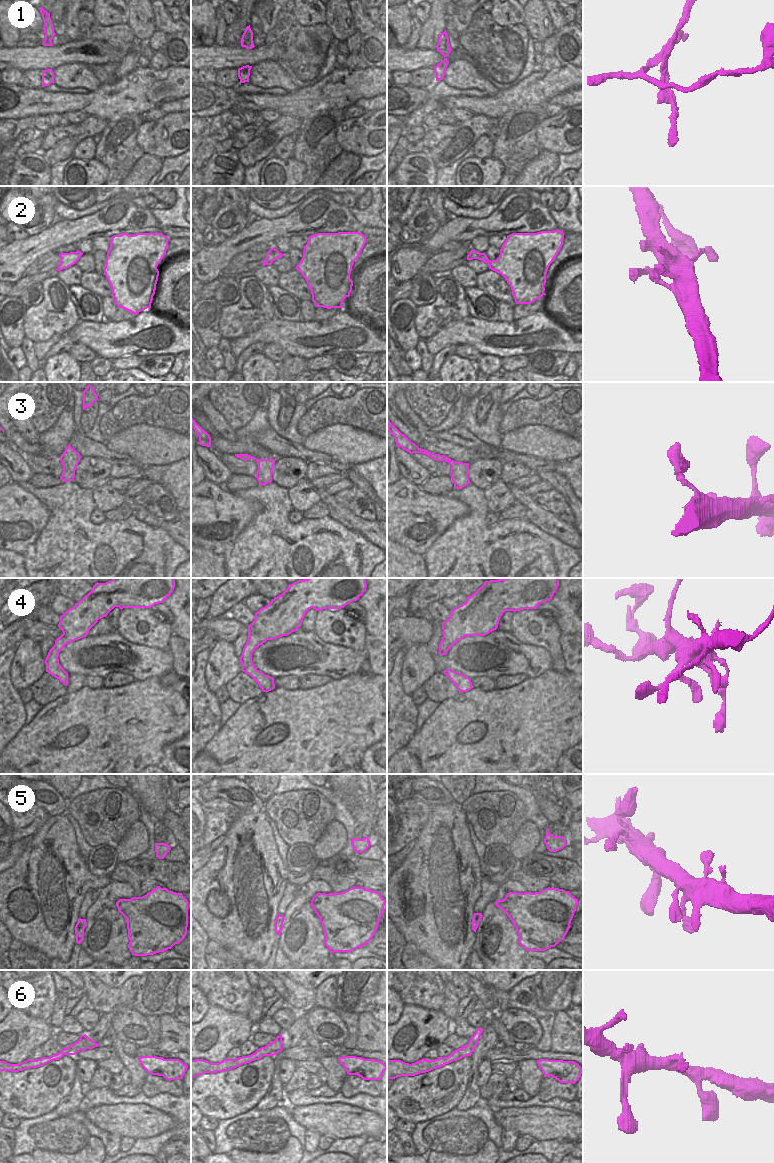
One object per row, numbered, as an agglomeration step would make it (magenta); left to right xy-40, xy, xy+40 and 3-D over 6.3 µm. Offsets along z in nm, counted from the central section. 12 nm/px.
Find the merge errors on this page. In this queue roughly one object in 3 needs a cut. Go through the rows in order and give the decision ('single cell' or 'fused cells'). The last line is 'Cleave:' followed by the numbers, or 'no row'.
1: fused cells
2: single cell
3: single cell
4: single cell
5: single cell
6: single cell
Cleave: 1

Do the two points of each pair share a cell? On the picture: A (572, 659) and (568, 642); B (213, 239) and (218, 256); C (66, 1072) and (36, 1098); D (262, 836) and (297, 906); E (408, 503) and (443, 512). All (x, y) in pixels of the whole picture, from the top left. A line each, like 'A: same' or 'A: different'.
A: same
B: different
C: same
D: different
E: same

